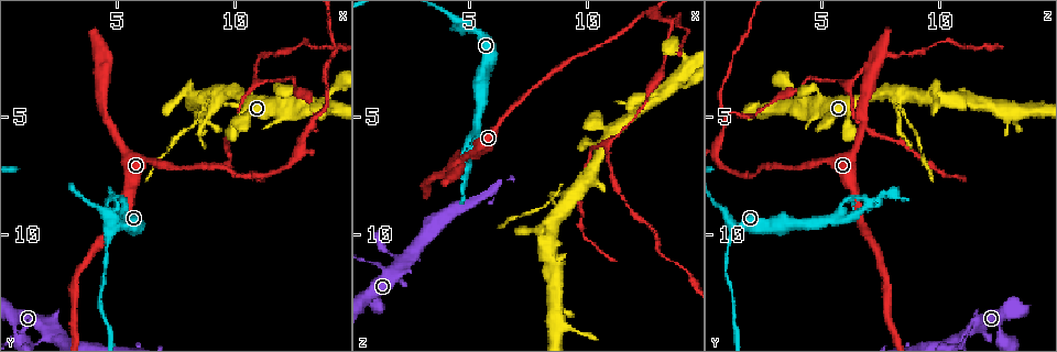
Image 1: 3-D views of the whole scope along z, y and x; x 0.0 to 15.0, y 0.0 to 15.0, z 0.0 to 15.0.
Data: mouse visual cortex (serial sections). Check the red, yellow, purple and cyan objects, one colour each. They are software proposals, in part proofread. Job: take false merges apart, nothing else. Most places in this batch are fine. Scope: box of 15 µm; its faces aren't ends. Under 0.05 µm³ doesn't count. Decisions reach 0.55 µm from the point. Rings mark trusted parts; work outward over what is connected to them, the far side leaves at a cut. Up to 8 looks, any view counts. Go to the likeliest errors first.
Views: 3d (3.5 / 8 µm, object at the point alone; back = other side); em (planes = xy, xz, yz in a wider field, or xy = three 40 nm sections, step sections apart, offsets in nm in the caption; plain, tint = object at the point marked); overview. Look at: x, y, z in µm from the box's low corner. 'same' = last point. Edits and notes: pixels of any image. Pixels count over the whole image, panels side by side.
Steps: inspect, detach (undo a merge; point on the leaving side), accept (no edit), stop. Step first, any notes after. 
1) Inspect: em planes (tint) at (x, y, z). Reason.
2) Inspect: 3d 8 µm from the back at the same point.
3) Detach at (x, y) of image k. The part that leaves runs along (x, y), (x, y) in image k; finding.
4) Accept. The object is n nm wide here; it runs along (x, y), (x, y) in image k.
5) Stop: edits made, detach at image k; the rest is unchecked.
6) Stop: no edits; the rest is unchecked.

Inspect: 3d 3.5 µm at (13.6, 4.9, 1.0). Three arms meet.

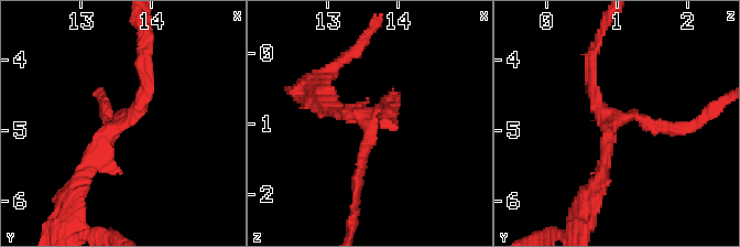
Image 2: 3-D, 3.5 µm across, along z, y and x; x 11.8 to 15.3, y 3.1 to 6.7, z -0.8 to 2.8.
Inspect: em xy step 5 (tint) at (13.60, 4.85, 1.00). 3 arms meet here; the arms are 150, 200, 200 nm wide; need the tissue.

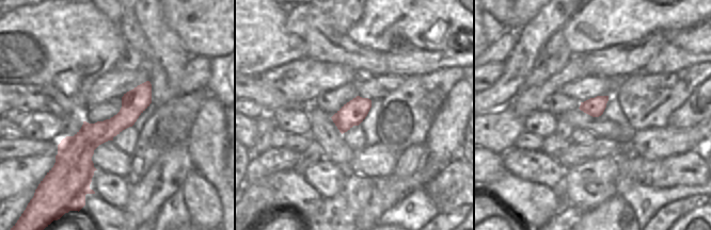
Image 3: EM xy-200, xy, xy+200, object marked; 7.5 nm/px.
Accept. It runs along (147, 84), (87, 148), (89, 175) in image 3; one cell here.

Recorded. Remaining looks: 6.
Inspect: 3d 3.5 µm from the back at (11.0, 3.6, 6.0).

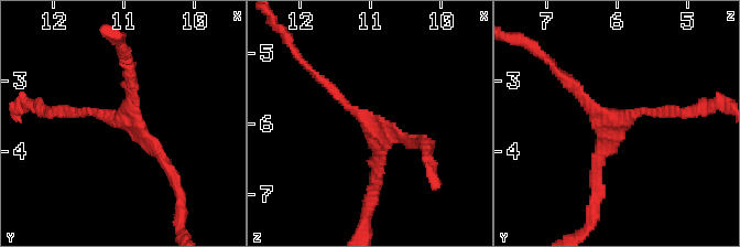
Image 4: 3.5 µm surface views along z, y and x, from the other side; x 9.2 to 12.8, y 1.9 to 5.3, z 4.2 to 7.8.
Inspect: em xy step 3 (tint) at (10.90, 3.55, 6.10). 3 arms meet here; the arms are 150, 150, 150 nm wide; need the tissue.

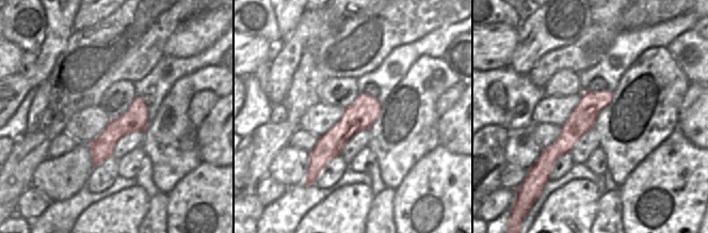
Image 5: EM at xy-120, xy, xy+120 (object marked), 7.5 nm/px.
Accept. The object is 220 nm wide here; it runs along (320, 79), (379, 132), (376, 184) in image 4; one cell here.

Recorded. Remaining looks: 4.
Inspect: 3d 3.5 µm from the back at (4.6, 8.9, 6.8). Thick turns thin.

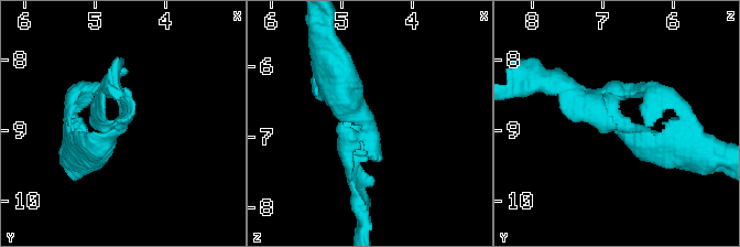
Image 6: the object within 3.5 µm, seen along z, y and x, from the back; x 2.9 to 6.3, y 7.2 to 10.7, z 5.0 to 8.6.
Inspect: em planes (tint) at (4.65, 8.90, 6.70). Need the tissue.

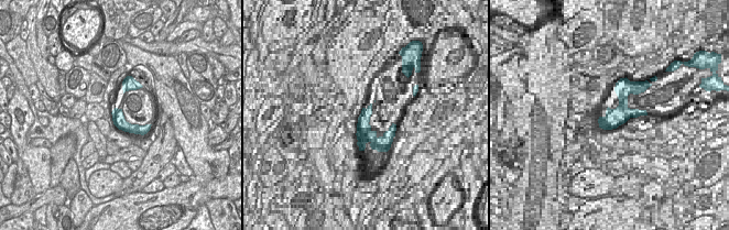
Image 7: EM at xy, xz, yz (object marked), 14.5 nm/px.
Accept. It runs along (674, 153), (573, 86) in image 6; one cell here.

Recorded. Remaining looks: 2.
Stop: no edits; the rest is unchecked.

